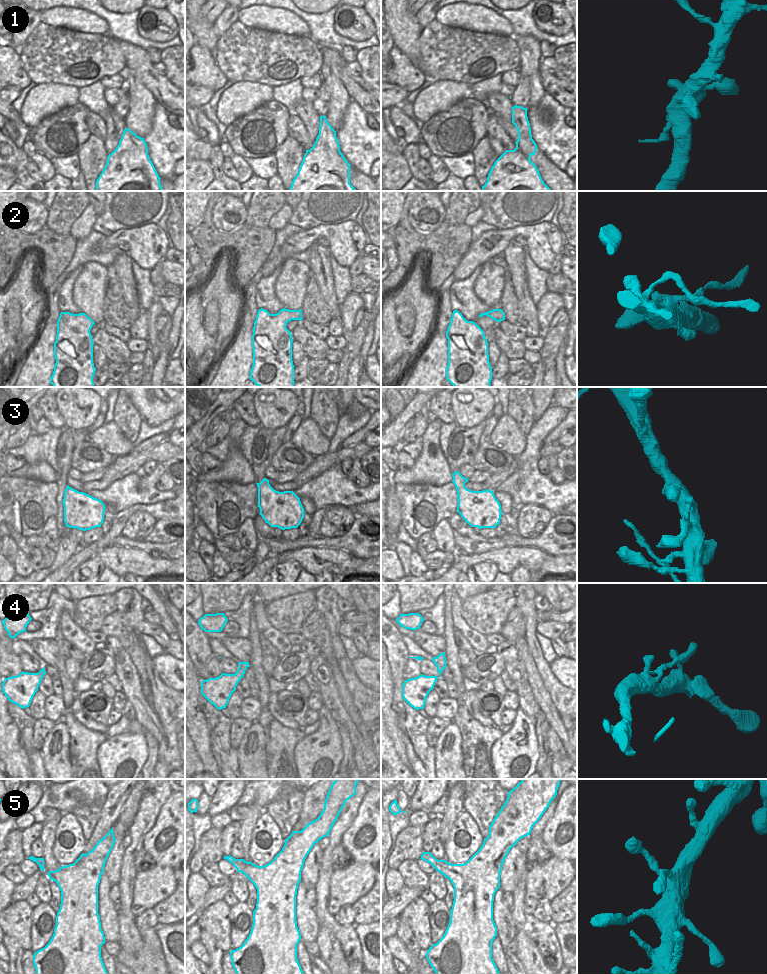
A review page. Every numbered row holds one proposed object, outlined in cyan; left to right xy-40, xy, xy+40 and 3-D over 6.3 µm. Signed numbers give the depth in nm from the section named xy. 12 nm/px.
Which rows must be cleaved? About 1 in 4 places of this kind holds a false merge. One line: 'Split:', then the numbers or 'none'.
Split: 2

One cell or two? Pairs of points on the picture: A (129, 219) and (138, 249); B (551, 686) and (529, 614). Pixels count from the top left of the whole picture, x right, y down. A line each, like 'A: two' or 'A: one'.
A: two
B: one

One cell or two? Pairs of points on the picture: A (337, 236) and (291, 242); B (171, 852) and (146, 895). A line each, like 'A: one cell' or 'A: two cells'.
A: one cell
B: two cells

